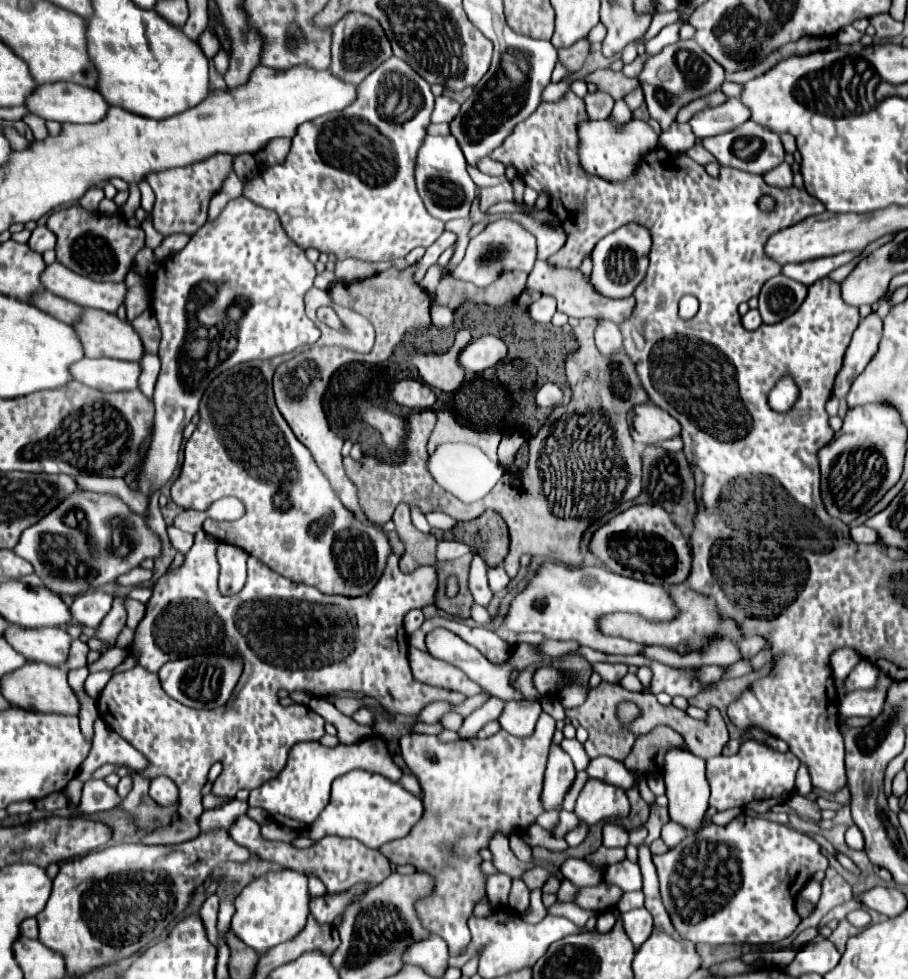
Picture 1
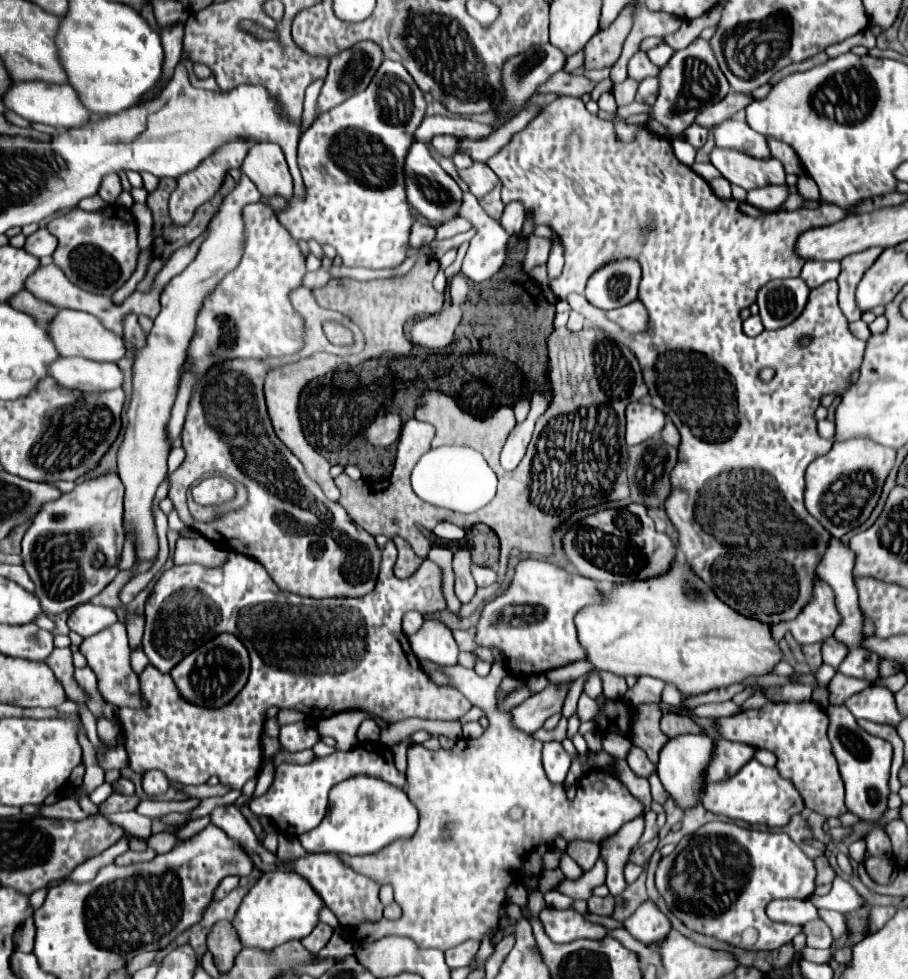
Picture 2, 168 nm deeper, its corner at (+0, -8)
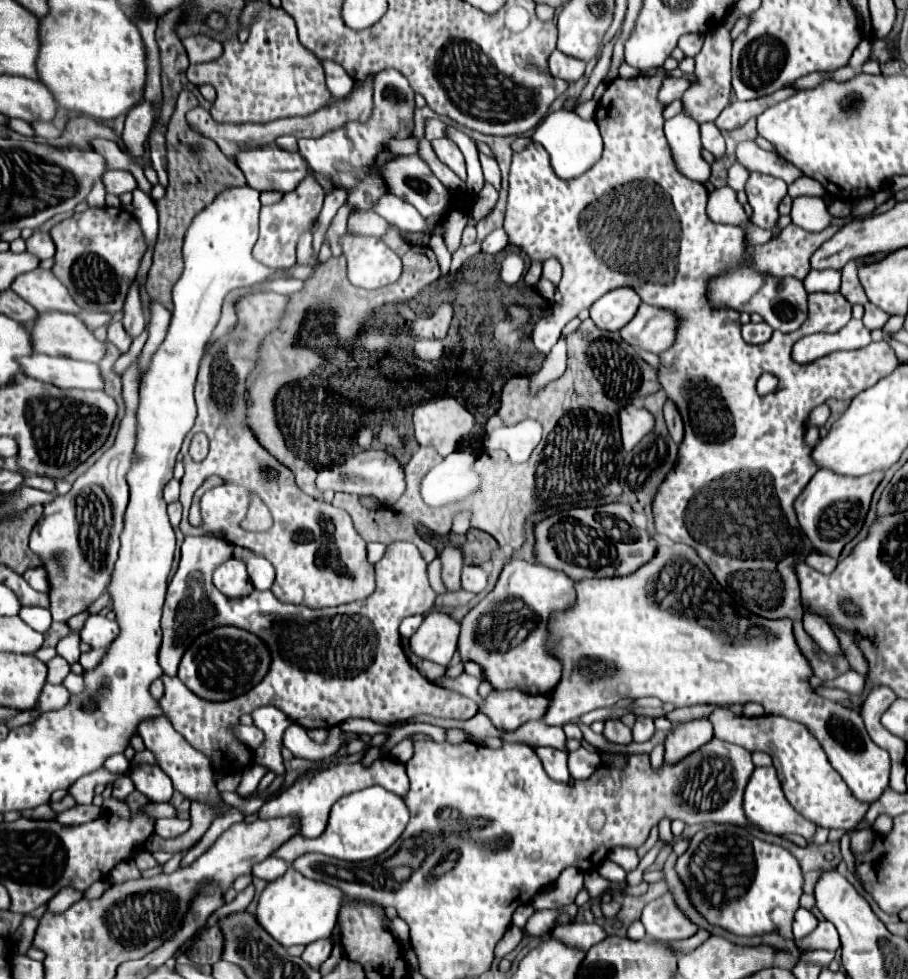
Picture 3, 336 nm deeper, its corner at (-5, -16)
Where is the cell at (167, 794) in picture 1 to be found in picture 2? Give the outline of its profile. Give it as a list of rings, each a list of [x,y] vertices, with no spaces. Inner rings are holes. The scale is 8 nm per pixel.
[[[150,770],[150,772],[146,772],[144,778],[142,778],[142,788],[144,788],[144,792],[146,792],[150,798],[166,794],[168,786],[170,786],[170,782],[168,782],[168,778],[164,776],[164,772],[160,772],[160,770]]]

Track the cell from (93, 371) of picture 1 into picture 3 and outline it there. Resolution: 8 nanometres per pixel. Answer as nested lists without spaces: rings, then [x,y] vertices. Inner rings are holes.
[[[35,354],[25,356],[25,360],[21,360],[21,368],[25,368],[25,376],[49,382],[59,388],[103,390],[103,378],[99,374],[97,364]]]

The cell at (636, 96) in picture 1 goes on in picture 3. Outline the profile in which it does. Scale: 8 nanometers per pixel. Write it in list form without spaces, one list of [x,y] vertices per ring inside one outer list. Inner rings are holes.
[[[665,78],[663,88],[659,90],[659,100],[663,104],[671,104],[673,100],[683,96],[685,88],[689,88],[689,80],[687,78]]]

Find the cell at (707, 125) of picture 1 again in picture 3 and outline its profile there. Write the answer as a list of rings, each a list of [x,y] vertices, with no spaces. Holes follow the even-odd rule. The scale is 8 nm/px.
[[[753,140],[739,142],[739,146],[737,146],[737,160],[741,164],[745,164],[751,172],[777,176],[777,178],[785,180],[787,184],[793,184],[799,176],[803,176],[803,172],[797,166],[793,166],[787,160],[783,160],[783,156],[779,156],[777,152],[761,150]]]

